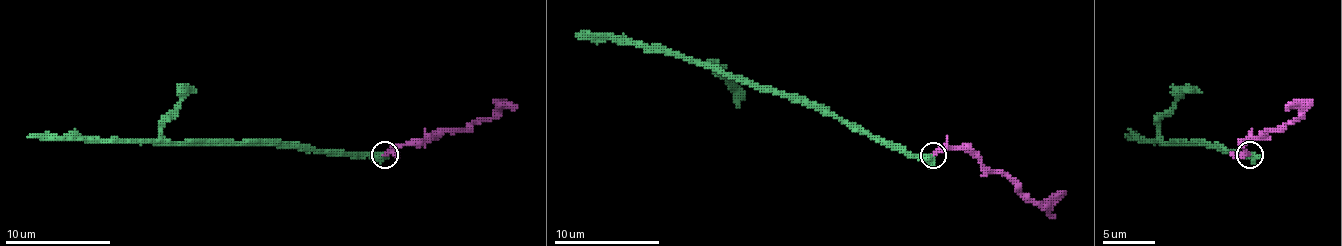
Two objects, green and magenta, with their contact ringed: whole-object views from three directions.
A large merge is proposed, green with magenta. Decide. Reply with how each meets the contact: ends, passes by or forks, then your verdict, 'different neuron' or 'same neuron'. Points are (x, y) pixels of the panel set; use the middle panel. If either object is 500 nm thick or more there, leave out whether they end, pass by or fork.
same neuron

